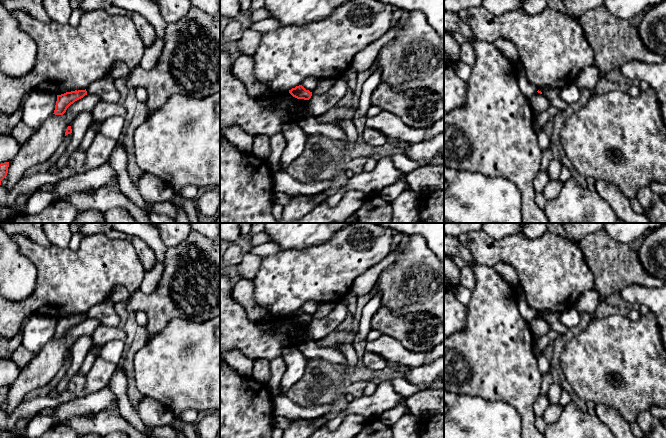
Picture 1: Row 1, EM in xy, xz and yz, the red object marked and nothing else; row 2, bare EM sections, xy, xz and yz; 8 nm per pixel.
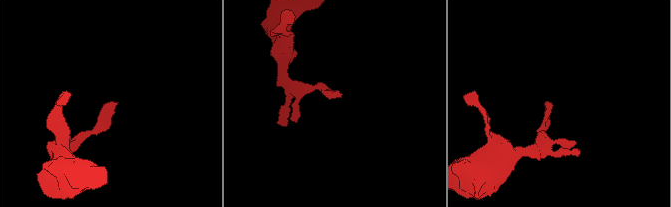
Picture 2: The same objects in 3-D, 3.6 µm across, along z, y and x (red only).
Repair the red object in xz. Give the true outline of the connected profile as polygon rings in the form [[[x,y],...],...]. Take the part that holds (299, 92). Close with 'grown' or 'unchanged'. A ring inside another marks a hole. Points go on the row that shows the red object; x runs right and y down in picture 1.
[[[302,85],[292,88],[291,90],[289,90],[289,93],[297,99],[304,99],[304,100],[309,100],[312,96],[312,92],[306,90]]]; unchanged

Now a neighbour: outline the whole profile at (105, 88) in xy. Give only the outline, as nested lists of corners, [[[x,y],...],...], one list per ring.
[[[110,75],[93,82],[87,89],[87,94],[95,94],[102,102],[117,103],[120,94],[115,86],[115,79]]]

